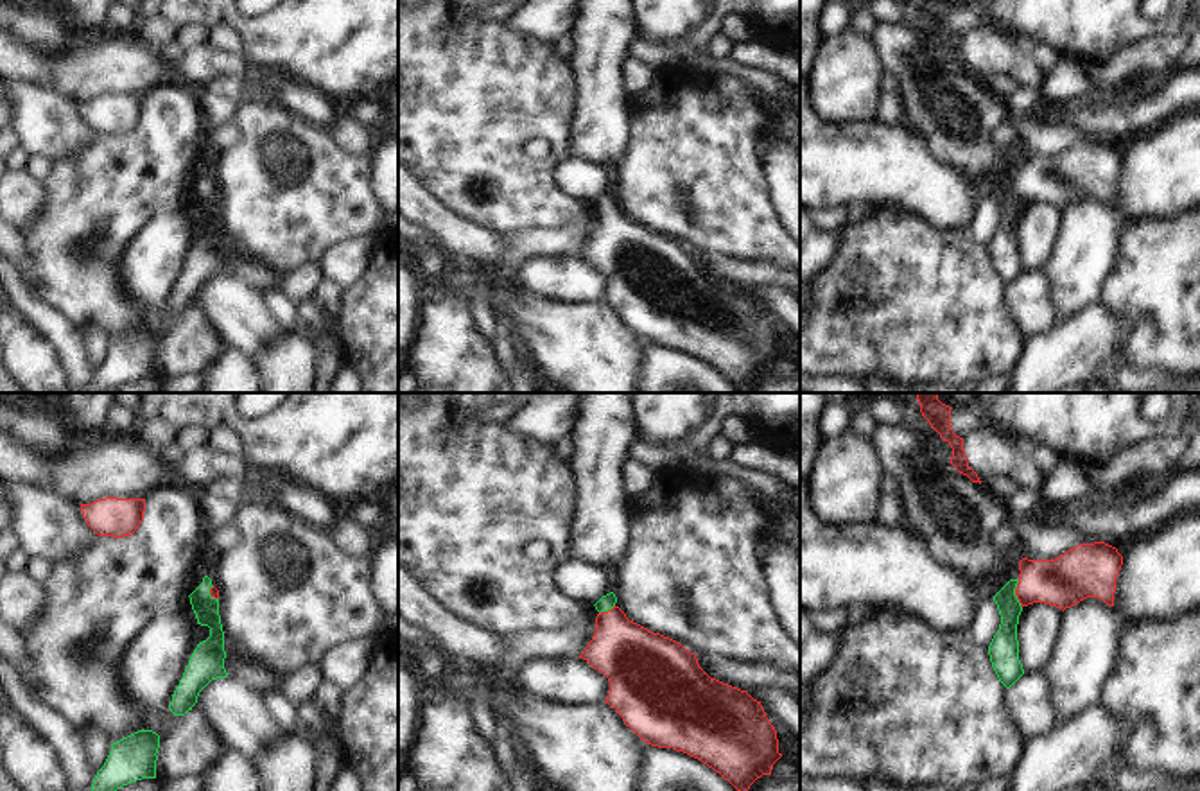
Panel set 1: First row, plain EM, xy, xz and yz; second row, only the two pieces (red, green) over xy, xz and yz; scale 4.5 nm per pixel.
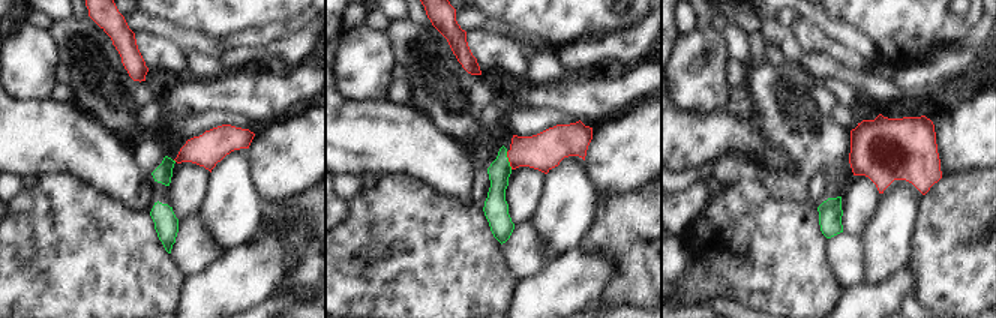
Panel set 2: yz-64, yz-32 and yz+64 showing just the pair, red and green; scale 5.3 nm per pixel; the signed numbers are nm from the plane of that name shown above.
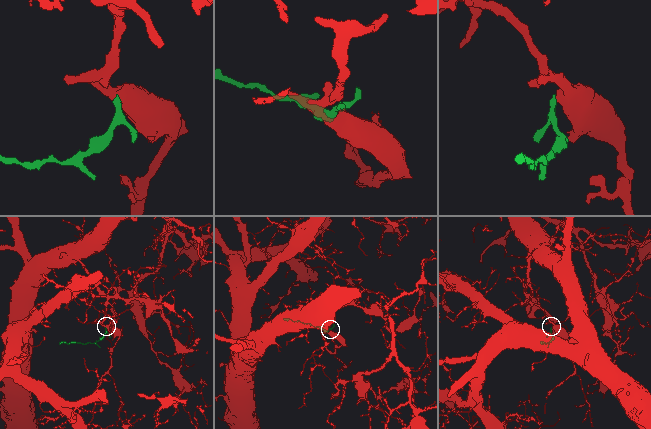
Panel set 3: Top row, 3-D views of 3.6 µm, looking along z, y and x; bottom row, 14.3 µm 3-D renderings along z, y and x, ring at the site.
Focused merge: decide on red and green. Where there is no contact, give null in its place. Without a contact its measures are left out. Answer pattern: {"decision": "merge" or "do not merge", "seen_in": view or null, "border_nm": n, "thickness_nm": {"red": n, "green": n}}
{"decision": "merge", "seen_in": "yz", "border_nm": 130, "thickness_nm": {"red": 220, "green": 130}}

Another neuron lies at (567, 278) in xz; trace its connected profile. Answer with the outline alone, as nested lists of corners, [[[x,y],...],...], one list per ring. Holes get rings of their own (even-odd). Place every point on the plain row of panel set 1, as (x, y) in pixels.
[[[536,256],[520,273],[520,285],[565,303],[601,303],[610,291],[608,276],[583,256]]]

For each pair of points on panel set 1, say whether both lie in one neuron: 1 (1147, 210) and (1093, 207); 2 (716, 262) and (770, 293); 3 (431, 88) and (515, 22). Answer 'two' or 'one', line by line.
1: two
2: two
3: two

